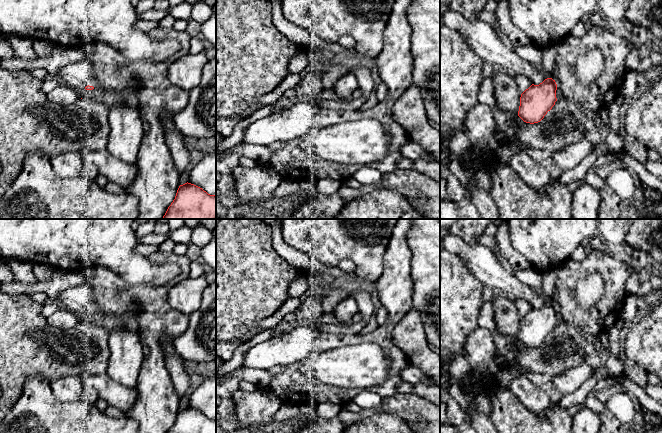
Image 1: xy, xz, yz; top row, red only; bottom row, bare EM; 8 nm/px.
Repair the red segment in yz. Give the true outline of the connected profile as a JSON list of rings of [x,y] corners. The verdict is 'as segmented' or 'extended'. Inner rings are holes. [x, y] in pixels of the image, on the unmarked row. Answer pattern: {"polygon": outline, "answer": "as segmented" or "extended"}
{"polygon": [[[554,291],[551,301],[545,303],[539,309],[532,308],[520,321],[518,340],[526,347],[540,346],[557,325],[555,306],[556,292]]], "answer": "extended"}

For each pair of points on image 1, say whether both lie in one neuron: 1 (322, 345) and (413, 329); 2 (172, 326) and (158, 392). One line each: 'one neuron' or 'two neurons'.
1: two neurons
2: one neuron

